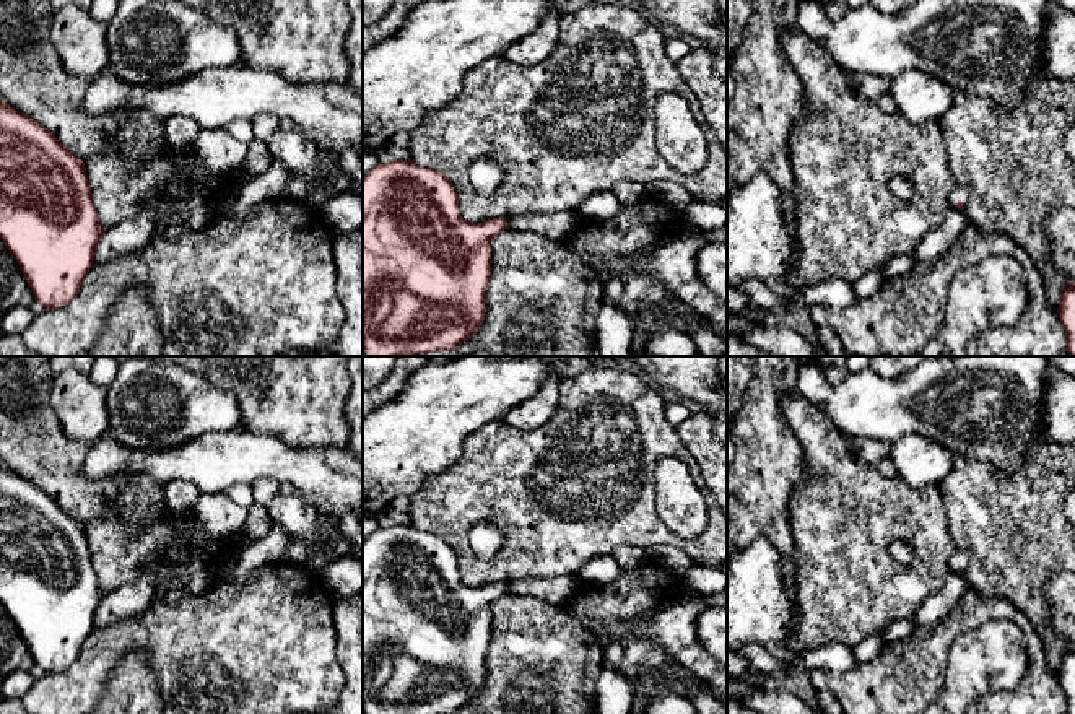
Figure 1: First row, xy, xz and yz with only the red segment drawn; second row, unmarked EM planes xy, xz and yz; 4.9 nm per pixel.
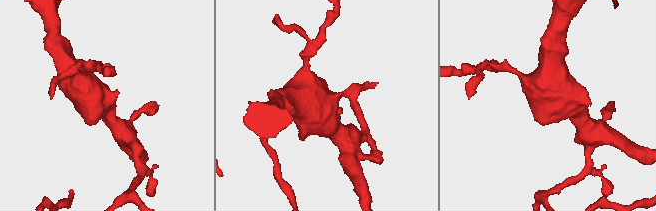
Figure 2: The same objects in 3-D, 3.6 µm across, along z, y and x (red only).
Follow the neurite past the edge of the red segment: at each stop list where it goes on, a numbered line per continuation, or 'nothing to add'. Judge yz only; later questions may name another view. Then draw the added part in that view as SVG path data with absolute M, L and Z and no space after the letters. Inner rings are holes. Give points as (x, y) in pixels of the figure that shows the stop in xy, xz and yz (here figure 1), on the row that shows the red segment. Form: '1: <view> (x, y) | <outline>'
1: yz (960, 191) | M956 184L953 187L951 194L950 194L950 205L951 205L951 208L955 208L958 200L961 200L963 202L963 208L961 210L964 210L968 197L969 197L969 185Z

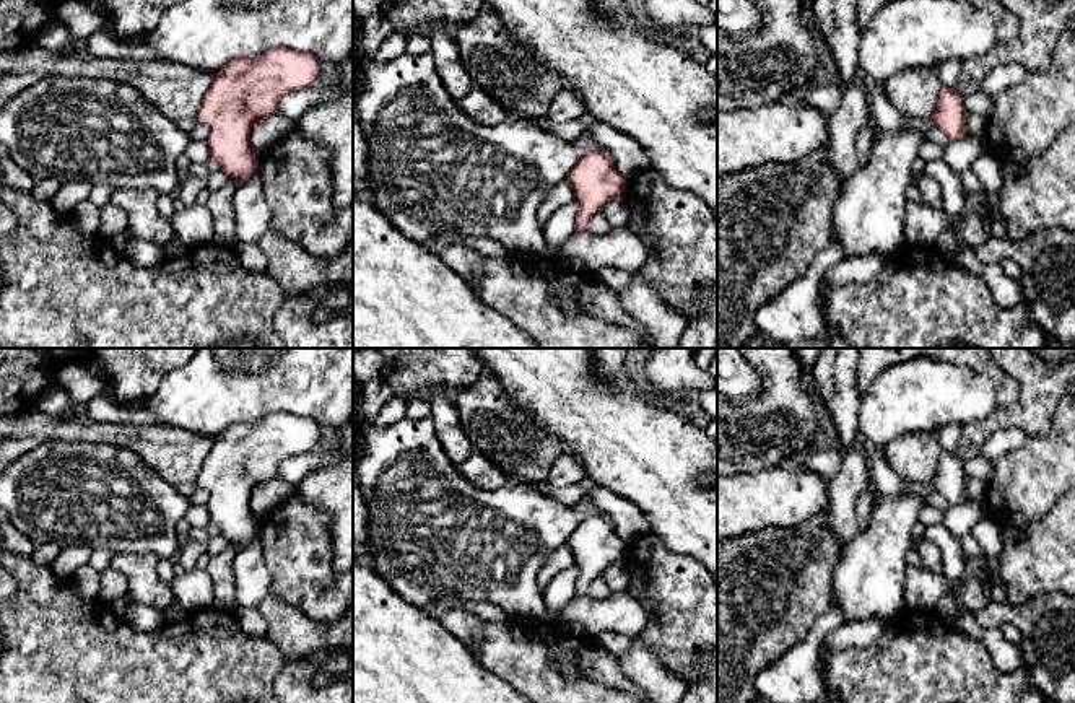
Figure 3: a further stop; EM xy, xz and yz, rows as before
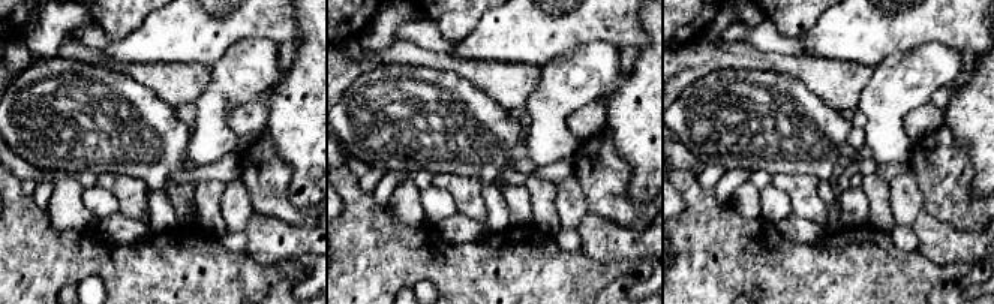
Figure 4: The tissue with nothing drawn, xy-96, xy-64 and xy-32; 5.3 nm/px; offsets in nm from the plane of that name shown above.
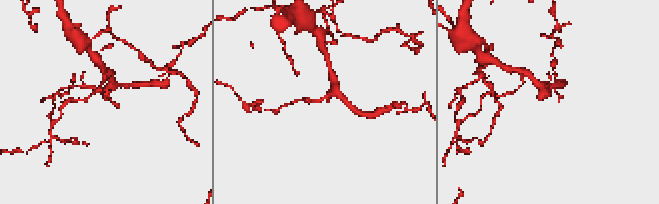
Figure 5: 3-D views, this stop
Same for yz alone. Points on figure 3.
nothing to add

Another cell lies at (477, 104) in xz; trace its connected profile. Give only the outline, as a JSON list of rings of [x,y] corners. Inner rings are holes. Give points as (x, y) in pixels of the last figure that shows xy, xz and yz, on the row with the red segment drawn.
[[[475,86],[464,99],[457,101],[457,104],[464,114],[467,114],[472,120],[481,125],[532,120],[538,124],[542,129],[569,143],[574,143],[582,133],[585,133],[579,120],[556,124],[550,120],[546,116],[538,119],[522,117],[517,112],[504,109],[498,101],[494,101],[478,86]]]

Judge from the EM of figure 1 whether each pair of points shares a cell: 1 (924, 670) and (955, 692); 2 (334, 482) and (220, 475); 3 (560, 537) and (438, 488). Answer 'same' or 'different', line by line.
1: different
2: same
3: same

